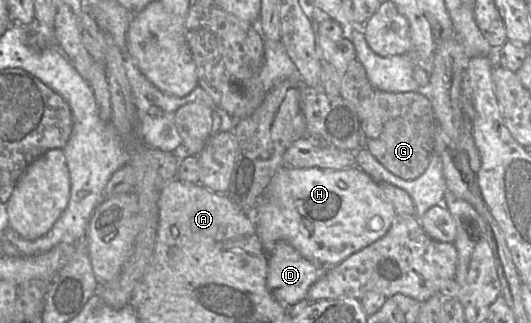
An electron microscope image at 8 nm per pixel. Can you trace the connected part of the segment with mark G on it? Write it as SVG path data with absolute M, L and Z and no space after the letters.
M354 59L343 76L340 95L355 107L366 148L377 161L403 180L414 180L423 174L435 152L436 142L436 121L431 103L423 92L377 90L369 82L362 64Z

